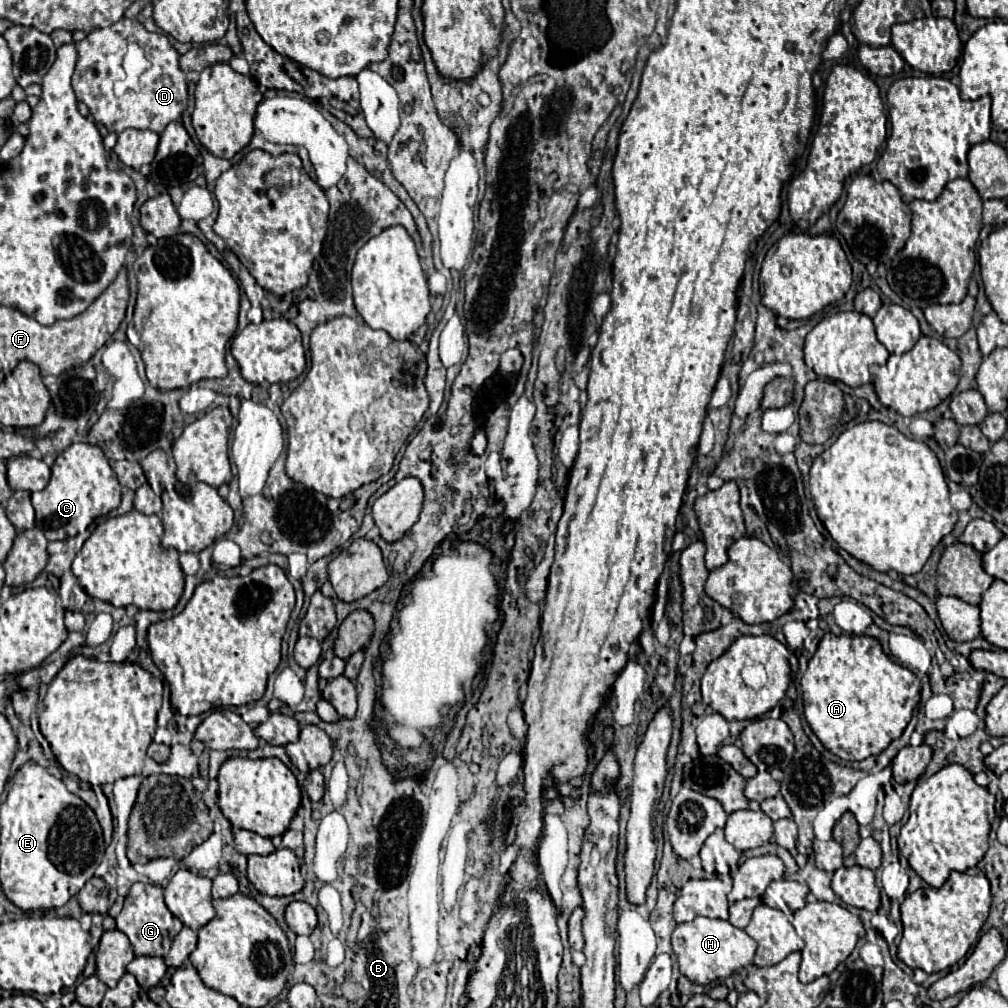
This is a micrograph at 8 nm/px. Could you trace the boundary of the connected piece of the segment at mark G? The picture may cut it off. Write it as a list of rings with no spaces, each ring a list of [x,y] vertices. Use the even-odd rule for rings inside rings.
[[[134,884],[130,888],[130,894],[126,896],[124,908],[116,918],[118,930],[124,932],[134,948],[136,956],[160,956],[164,958],[170,952],[170,946],[176,938],[176,934],[182,930],[182,922],[172,916],[172,912],[164,904],[162,886],[158,884]]]

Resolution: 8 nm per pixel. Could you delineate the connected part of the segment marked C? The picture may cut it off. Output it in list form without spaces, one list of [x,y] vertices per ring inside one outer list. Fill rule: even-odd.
[[[72,444],[70,448],[60,452],[56,462],[52,464],[52,476],[50,476],[48,486],[44,490],[32,494],[32,506],[36,510],[36,526],[44,532],[48,542],[74,538],[78,532],[84,532],[98,516],[106,516],[108,512],[118,508],[120,496],[122,496],[122,488],[116,480],[114,470],[108,464],[108,458],[102,452],[102,448],[90,446],[90,444]]]

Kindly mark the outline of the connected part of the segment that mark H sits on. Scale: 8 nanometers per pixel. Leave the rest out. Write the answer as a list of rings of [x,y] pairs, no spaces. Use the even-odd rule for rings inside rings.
[[[696,916],[692,922],[678,924],[672,934],[672,946],[680,964],[680,972],[698,986],[722,982],[730,974],[750,966],[756,954],[756,940],[752,940],[744,930],[734,928],[726,920],[712,920],[704,916]]]

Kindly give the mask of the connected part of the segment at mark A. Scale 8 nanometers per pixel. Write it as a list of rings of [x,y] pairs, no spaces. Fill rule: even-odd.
[[[826,634],[816,654],[808,662],[808,670],[802,676],[802,698],[804,716],[818,740],[842,760],[864,760],[872,754],[880,754],[888,744],[904,732],[912,718],[912,710],[920,702],[920,680],[898,662],[890,660],[880,644],[868,636],[846,636],[846,634]]]

